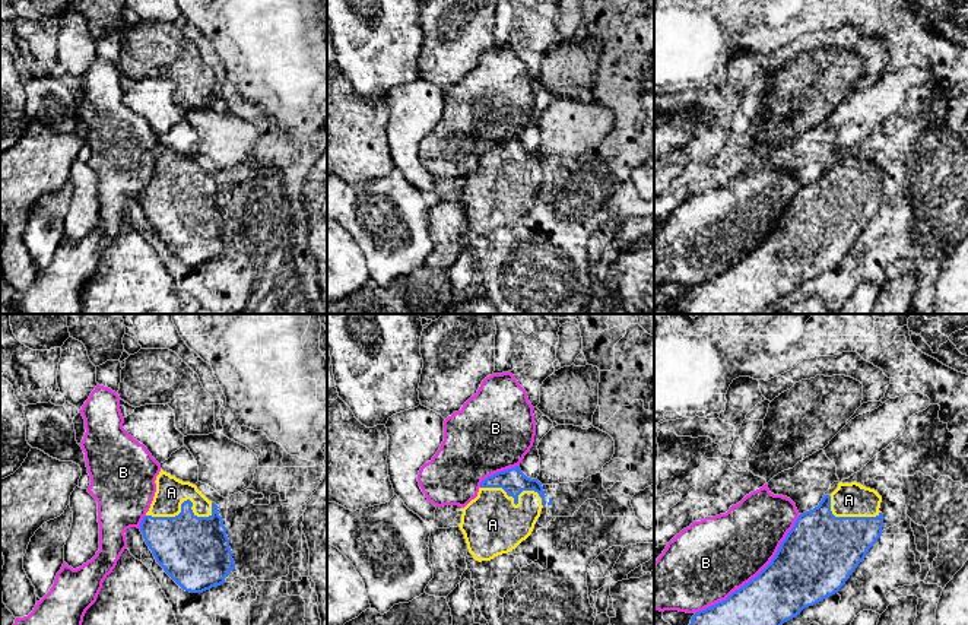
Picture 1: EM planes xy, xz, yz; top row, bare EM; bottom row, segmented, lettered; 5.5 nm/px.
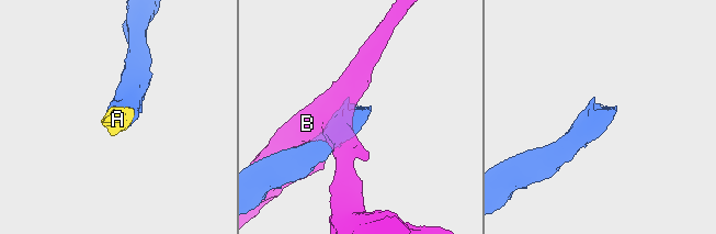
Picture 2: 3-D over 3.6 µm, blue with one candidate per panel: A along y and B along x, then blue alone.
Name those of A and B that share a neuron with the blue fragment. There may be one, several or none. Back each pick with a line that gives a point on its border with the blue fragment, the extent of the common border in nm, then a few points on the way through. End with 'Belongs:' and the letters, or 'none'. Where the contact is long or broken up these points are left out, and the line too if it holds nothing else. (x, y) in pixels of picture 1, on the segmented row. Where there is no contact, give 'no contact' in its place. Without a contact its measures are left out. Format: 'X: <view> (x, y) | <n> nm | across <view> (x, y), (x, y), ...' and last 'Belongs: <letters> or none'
A: xy (184, 501) | 380 nm
Belongs: A

